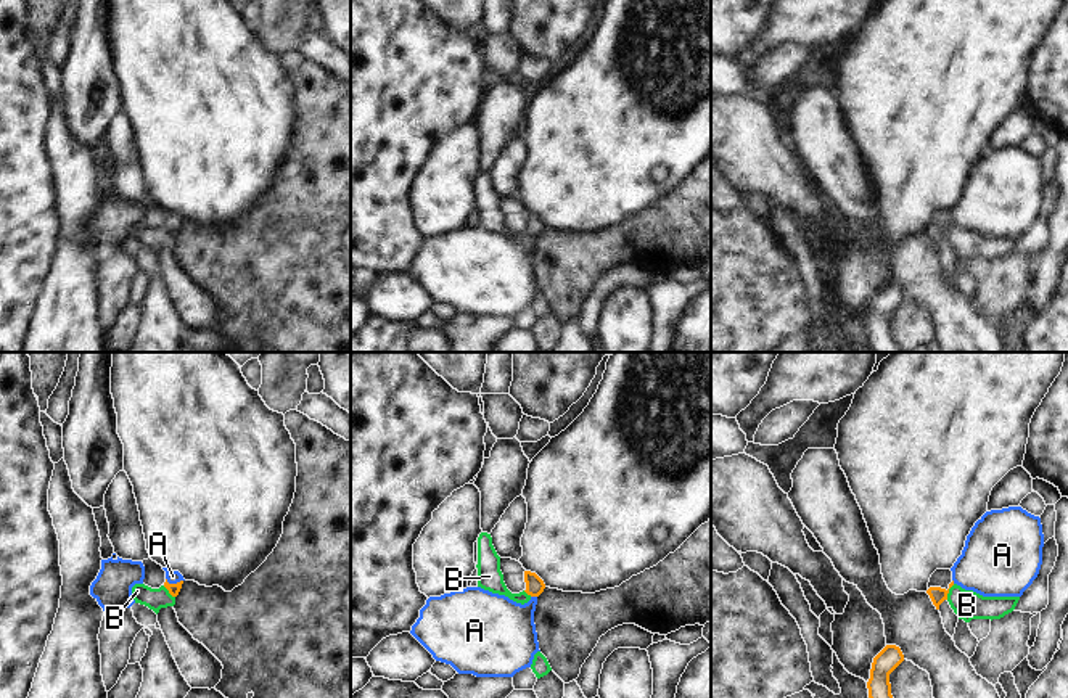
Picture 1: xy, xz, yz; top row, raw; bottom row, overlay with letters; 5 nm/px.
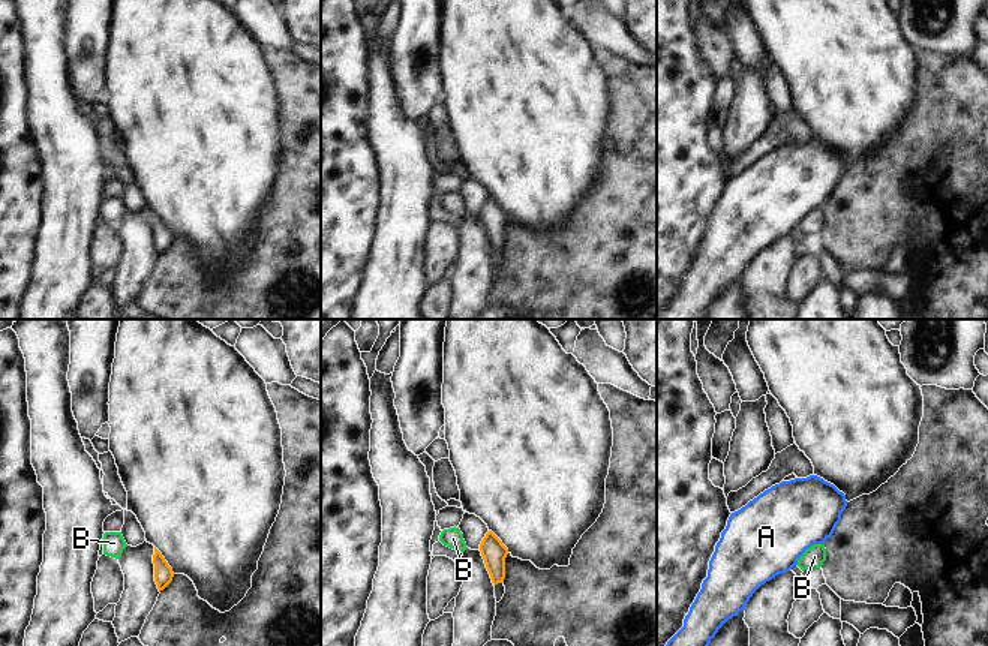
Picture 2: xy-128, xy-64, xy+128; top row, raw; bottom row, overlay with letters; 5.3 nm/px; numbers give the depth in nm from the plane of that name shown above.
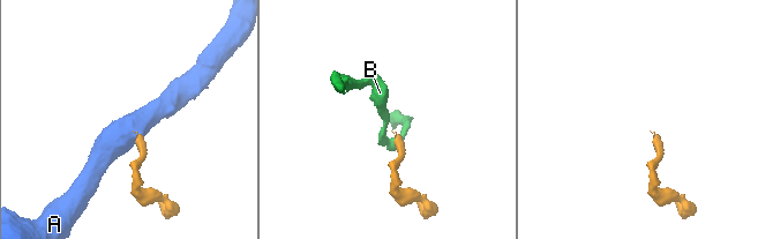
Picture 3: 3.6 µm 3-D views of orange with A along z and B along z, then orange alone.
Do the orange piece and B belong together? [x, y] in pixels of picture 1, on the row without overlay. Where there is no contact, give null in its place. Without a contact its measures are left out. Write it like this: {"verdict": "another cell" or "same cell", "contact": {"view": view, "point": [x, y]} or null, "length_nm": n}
{"verdict": "another cell", "contact": {"view": "yz", "point": [948, 232]}, "length_nm": 90}

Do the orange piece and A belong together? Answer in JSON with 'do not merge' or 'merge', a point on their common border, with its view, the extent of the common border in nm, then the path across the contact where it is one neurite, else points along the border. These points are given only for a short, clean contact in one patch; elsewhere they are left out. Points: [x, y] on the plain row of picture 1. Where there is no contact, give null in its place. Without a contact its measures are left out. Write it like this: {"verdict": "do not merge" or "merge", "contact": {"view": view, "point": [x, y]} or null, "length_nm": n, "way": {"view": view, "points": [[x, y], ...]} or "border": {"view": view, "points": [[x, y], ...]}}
{"verdict": "merge", "contact": {"view": "xy", "point": [174, 224]}, "length_nm": 90, "way": {"view": "xy", "points": [[174, 229], [174, 224], [172, 216]]}}

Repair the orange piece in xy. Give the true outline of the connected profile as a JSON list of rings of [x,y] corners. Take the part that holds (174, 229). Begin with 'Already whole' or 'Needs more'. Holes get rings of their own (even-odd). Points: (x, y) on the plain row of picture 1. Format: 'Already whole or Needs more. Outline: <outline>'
Needs more. Outline: [[[162,207],[162,209],[166,211],[164,227],[169,230],[172,236],[177,236],[185,220],[183,216],[179,211],[172,211],[167,207]]]

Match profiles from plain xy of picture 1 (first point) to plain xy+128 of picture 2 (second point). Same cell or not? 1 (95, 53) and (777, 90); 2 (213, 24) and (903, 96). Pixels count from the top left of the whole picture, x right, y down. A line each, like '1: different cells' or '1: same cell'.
1: different cells
2: same cell

